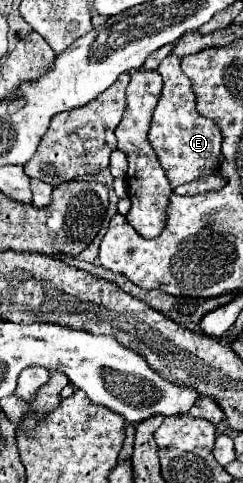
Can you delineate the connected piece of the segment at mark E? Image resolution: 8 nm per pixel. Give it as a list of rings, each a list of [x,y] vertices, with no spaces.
[[[167,55],[159,69],[163,77],[163,91],[157,101],[157,107],[153,111],[153,119],[149,125],[147,139],[159,159],[159,165],[163,167],[171,189],[195,181],[203,175],[211,175],[219,169],[219,155],[221,155],[221,131],[219,127],[207,119],[201,117],[195,109],[197,97],[191,91],[191,81],[181,71],[181,59],[175,55]]]

